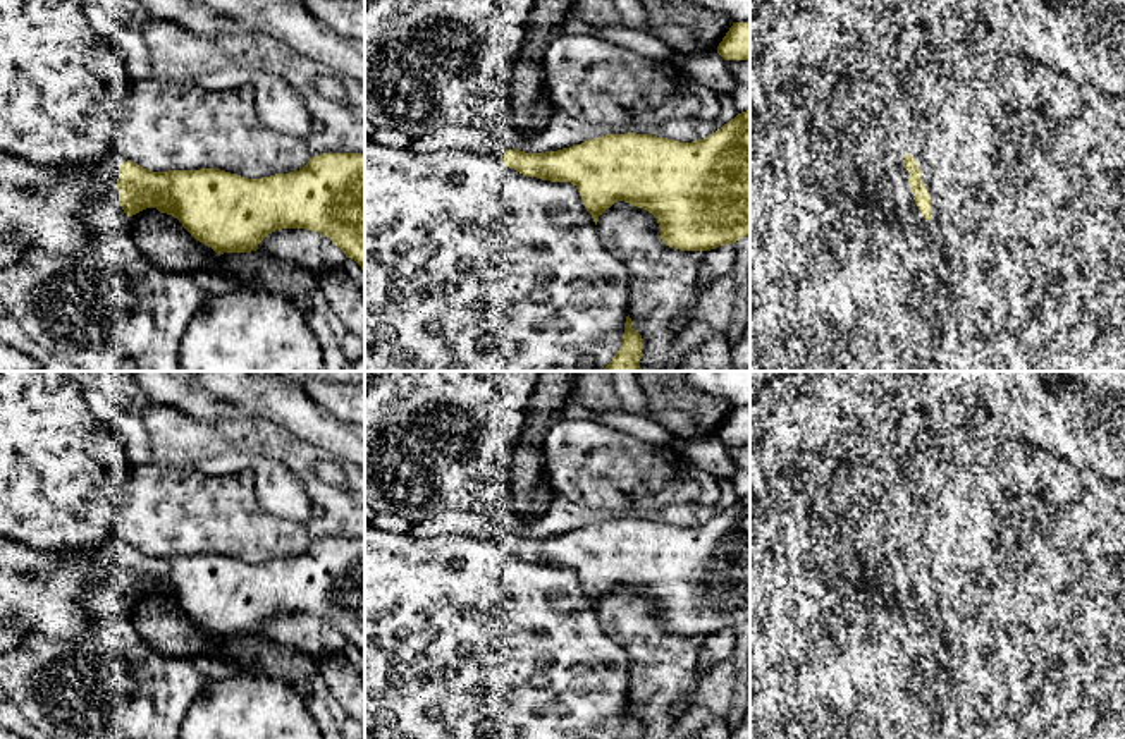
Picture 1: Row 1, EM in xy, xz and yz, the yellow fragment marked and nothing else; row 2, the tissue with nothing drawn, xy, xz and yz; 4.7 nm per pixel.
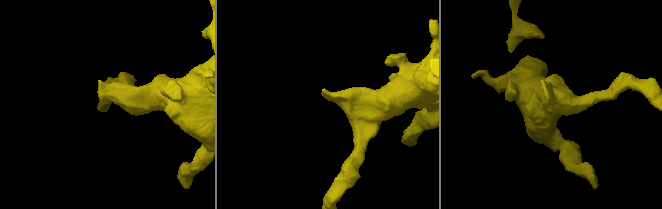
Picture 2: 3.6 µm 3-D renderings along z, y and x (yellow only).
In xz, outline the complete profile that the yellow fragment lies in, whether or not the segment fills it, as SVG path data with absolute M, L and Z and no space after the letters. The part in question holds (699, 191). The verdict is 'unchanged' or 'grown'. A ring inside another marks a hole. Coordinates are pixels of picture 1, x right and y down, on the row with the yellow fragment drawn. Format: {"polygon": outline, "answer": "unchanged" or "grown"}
{"polygon": "M750 110L738 113L710 136L692 143L624 132L606 134L557 151L525 153L509 150L487 132L447 127L413 139L409 150L494 155L526 177L571 182L595 225L616 201L626 201L652 213L662 242L679 251L710 251L735 244L750 234Z", "answer": "grown"}

